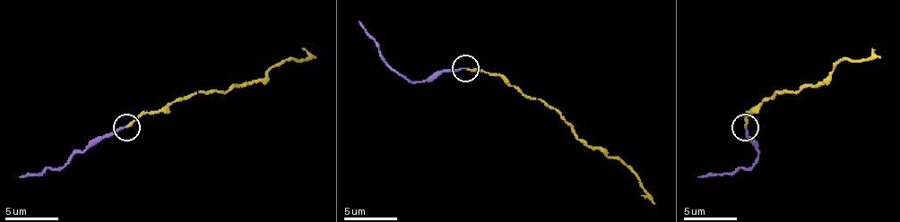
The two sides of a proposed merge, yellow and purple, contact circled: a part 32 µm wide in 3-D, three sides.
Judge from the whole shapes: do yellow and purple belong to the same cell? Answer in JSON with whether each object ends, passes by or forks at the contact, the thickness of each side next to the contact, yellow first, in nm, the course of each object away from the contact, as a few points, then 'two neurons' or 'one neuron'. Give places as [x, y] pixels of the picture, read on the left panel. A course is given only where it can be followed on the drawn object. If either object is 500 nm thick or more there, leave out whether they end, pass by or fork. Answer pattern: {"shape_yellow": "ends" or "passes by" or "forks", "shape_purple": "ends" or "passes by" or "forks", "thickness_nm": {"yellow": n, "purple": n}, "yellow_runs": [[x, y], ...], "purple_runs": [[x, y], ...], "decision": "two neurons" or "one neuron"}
{"shape_yellow": "ends", "shape_purple": "ends", "thickness_nm": {"yellow": 150, "purple": 130}, "yellow_runs": [[127, 126], [143, 113], [162, 110], [186, 97], [261, 81], [285, 59], [315, 56]], "purple_runs": [[127, 126], [103, 134], [55, 169], [20, 177]], "decision": "two neurons"}

